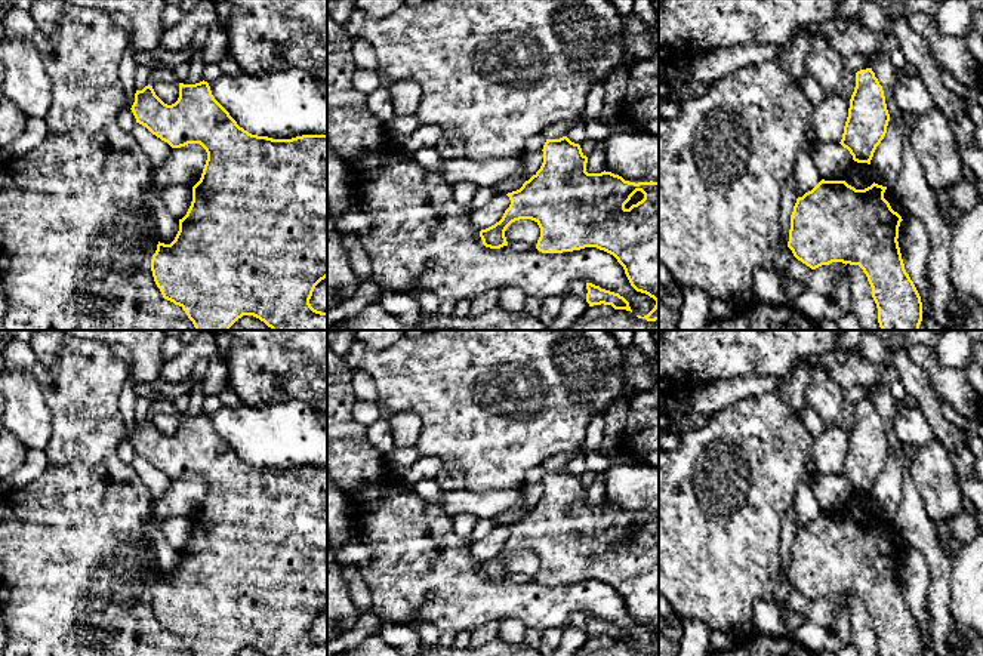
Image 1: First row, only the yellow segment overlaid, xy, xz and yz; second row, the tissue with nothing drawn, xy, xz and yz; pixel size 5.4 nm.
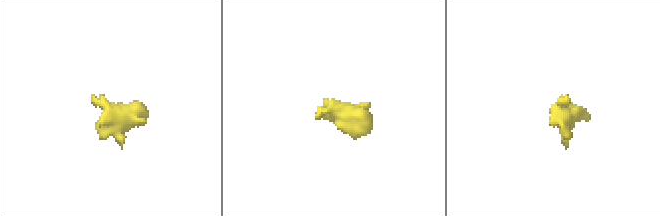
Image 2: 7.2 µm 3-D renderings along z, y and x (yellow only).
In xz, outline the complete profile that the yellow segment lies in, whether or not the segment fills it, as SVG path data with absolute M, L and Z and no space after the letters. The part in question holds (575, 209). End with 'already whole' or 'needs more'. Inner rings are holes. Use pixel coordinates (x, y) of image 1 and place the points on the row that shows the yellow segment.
M567 136L560 139L546 139L542 151L543 163L540 169L526 181L520 190L506 194L511 204L505 210L502 219L480 231L483 244L490 249L508 246L505 237L506 228L515 221L531 219L540 228L536 249L542 253L563 253L585 247L604 250L613 255L623 267L631 286L637 292L645 293L656 301L654 308L647 315L637 317L645 318L647 321L659 320L659 182L650 181L635 184L605 170L601 173L588 173L588 157L582 153L580 145L571 142ZM637 191L641 191L644 198L626 209L625 204Z; already whole

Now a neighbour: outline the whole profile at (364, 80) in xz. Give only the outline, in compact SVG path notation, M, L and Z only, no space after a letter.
M357 68L354 73L354 86L366 95L370 95L383 83L385 81L380 73L363 68Z

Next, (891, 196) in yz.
M887 188L884 193L884 198L890 203L891 209L902 216L902 219L910 216L906 207L903 206L899 193L894 188Z

